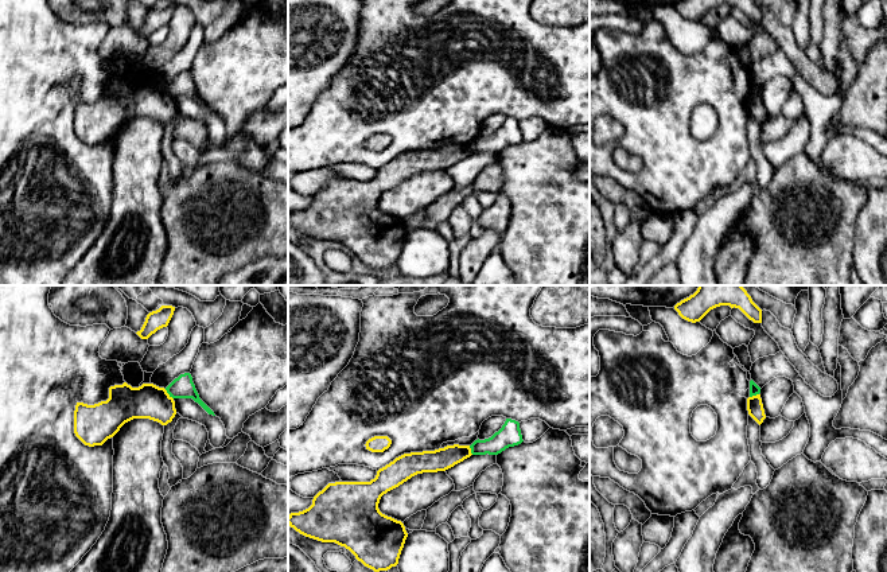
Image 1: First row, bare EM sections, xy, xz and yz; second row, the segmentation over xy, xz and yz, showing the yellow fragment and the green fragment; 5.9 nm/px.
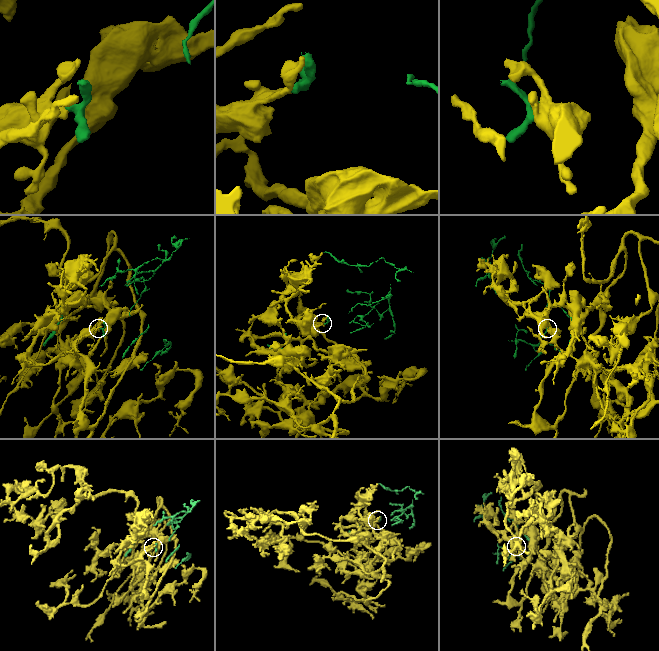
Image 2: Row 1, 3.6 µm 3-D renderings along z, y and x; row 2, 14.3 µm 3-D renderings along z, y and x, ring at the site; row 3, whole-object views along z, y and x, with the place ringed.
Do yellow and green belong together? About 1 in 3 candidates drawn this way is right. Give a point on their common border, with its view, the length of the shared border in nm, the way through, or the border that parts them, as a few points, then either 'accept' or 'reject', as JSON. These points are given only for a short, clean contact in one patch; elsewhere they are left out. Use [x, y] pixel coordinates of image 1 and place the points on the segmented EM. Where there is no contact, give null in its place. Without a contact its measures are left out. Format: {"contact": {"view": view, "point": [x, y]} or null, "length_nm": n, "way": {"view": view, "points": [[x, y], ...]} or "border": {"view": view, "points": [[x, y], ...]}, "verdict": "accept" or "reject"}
{"contact": {"view": "xy", "point": [168, 395]}, "length_nm": 80, "border": {"view": "xy", "points": [[164, 389], [172, 399]]}, "verdict": "reject"}

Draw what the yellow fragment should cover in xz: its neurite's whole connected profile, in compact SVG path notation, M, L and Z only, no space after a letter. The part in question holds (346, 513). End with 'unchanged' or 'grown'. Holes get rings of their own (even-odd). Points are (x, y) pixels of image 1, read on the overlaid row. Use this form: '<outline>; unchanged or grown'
M459 444L404 454L370 482L328 483L308 509L288 515L288 525L306 537L345 546L374 572L388 571L398 564L408 533L401 521L380 511L381 497L417 474L446 471L471 455L470 445Z; unchanged

